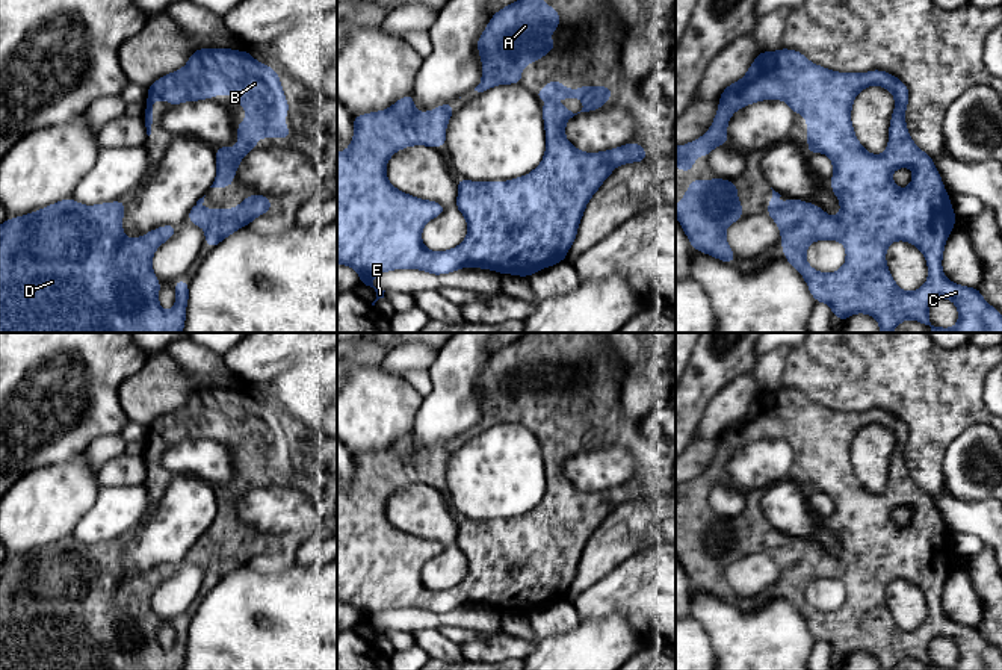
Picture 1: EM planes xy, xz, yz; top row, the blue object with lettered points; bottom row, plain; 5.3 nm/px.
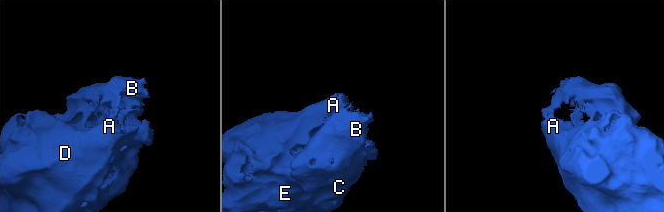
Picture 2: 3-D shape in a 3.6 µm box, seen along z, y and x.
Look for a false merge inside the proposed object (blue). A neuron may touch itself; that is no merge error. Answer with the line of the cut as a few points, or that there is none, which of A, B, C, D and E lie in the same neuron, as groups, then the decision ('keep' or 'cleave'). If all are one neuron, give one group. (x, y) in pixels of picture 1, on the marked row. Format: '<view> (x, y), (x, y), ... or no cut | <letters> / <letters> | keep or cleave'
no cut | A B C D E | keep

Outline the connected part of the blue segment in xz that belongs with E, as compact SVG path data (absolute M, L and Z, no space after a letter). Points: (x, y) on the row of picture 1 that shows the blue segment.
M410 94L410 95L404 97L404 98L399 98L394 104L391 104L391 106L387 107L385 110L369 112L369 113L364 113L364 115L360 115L360 116L352 116L352 123L354 123L354 139L352 139L351 145L349 145L345 151L337 153L337 265L346 265L346 266L354 268L354 269L357 271L357 274L360 275L360 284L366 284L366 286L370 286L370 287L375 289L375 292L376 292L376 299L372 302L372 306L375 306L375 302L376 302L379 298L384 298L384 292L385 292L385 290L376 289L376 287L373 286L372 280L373 280L378 274L382 274L382 272L387 272L387 271L394 271L394 269L420 269L420 271L429 272L429 274L432 274L432 275L441 275L441 274L450 274L450 272L458 271L458 269L461 269L461 268L472 266L472 268L481 268L481 269L491 269L491 271L496 271L496 272L499 272L499 274L512 274L512 275L518 275L518 277L530 277L533 272L538 272L538 271L541 271L541 269L544 269L544 268L549 268L549 266L553 266L553 265L556 265L556 263L559 263L559 262L564 262L565 257L567 257L567 253L568 253L570 247L571 247L571 245L574 243L574 240L576 240L579 222L580 222L580 219L582 219L582 216L583 216L583 213L585 213L585 207L586 207L588 201L589 201L591 197L598 191L598 188L603 185L603 181L614 172L615 166L617 166L617 165L618 165L618 166L620 166L620 165L627 165L627 163L632 163L632 162L644 162L644 160L648 159L648 156L647 156L647 153L645 153L642 144L629 144L629 142L627 142L627 144L624 144L624 145L621 145L621 147L618 147L618 148L606 150L606 151L598 151L598 153L583 153L583 151L577 150L577 148L576 148L573 144L570 144L570 142L567 141L567 138L565 138L565 123L567 123L570 118L573 118L574 115L577 115L577 113L573 113L571 110L568 110L568 109L567 109L565 106L562 106L562 104L541 104L541 113L543 113L544 130L546 130L546 153L544 153L544 157L543 157L541 163L540 163L533 171L530 171L527 175L515 177L515 178L512 178L512 180L509 180L509 181L470 181L470 180L467 180L467 178L458 178L458 197L456 197L456 204L455 204L455 207L464 215L464 218L465 218L465 221L467 221L469 233L467 233L465 239L464 239L458 247L455 247L455 248L452 248L452 250L447 250L447 251L440 251L440 253L437 253L437 251L428 250L428 248L423 245L423 242L422 242L422 230L423 230L423 227L426 225L428 221L431 221L431 219L434 219L434 218L443 215L443 212L446 210L446 207L444 207L443 204L440 204L438 201L422 200L422 198L417 198L417 197L414 197L414 195L408 195L408 194L405 194L405 192L396 189L396 188L388 181L387 174L385 174L385 168L387 168L388 159L390 159L396 151L399 151L399 150L402 150L402 148L413 147L413 145L426 145L426 147L431 147L431 148L444 147L444 145L446 145L446 127L447 127L447 123L449 123L449 119L450 119L450 116L452 116L452 113L453 113L453 106L452 106L452 101L447 101L447 103L444 103L443 106L438 106L438 107L435 107L434 110L429 110L429 112L416 112L414 107L416 107L416 106L414 106L414 95Z

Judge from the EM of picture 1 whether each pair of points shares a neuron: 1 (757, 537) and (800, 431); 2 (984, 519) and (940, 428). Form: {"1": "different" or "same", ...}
{"1": "same", "2": "different"}

